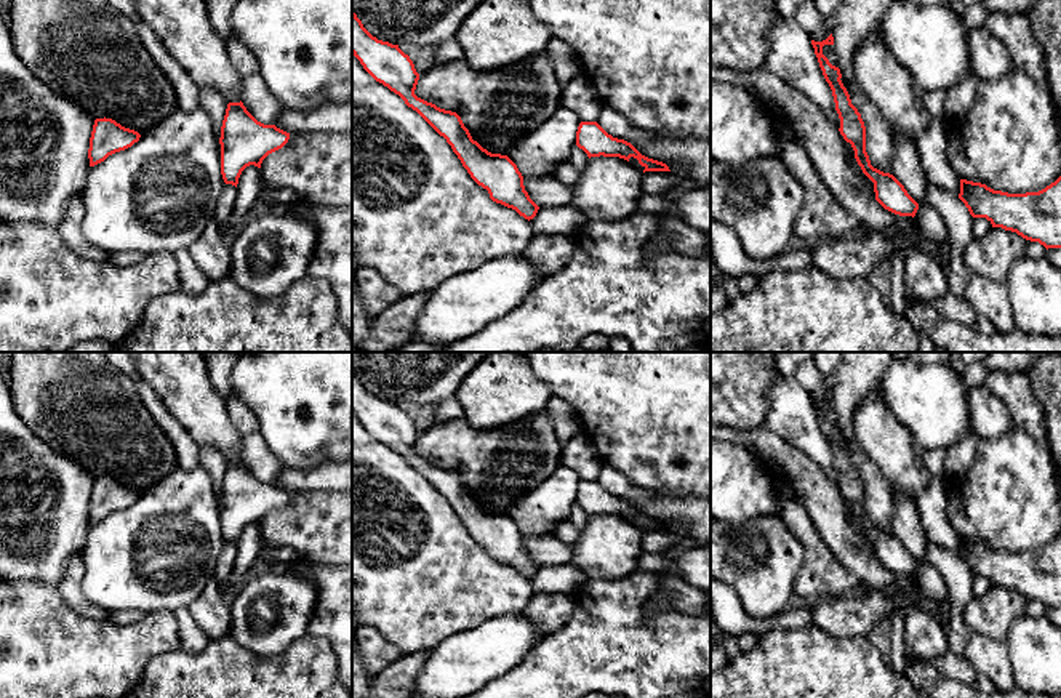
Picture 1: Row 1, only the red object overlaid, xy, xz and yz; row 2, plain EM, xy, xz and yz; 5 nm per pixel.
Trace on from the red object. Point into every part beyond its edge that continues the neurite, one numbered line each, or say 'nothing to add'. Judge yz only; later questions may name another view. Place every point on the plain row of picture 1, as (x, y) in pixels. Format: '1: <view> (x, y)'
nothing to add

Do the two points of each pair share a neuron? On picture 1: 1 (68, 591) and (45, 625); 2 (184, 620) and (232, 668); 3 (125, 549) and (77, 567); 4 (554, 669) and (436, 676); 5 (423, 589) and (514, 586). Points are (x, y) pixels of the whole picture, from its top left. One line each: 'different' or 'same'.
1: different
2: different
3: different
4: different
5: same

